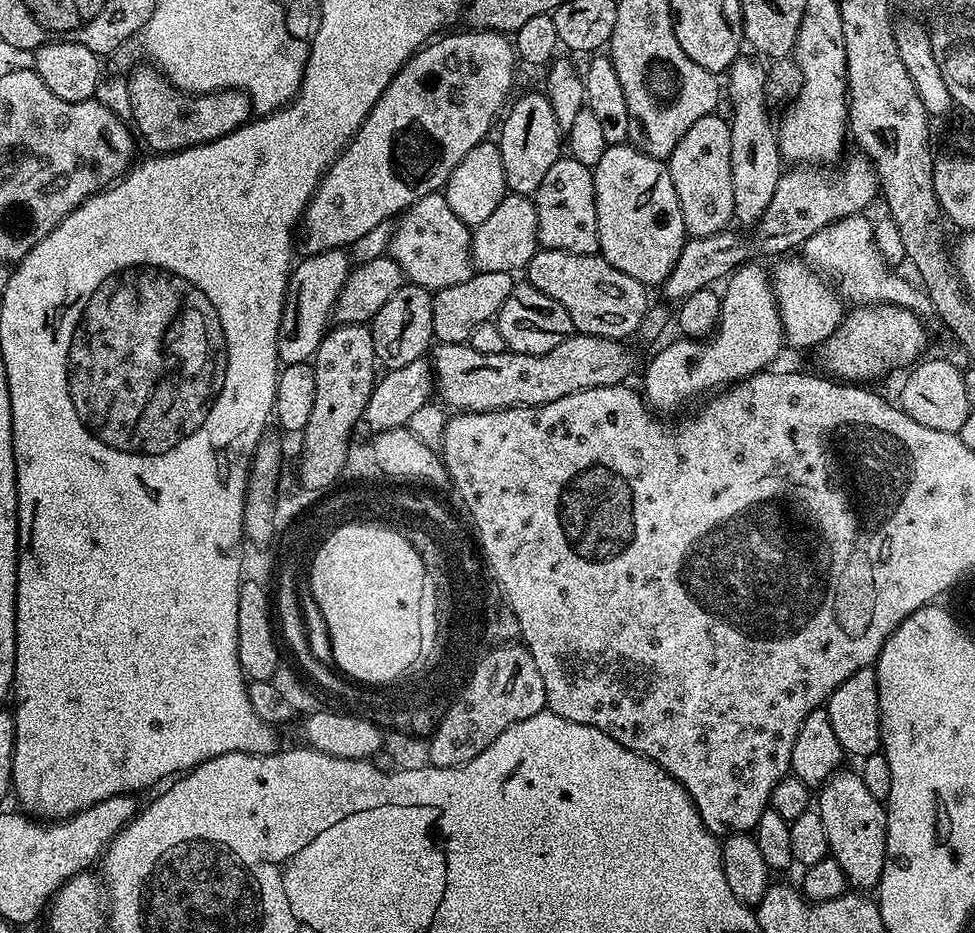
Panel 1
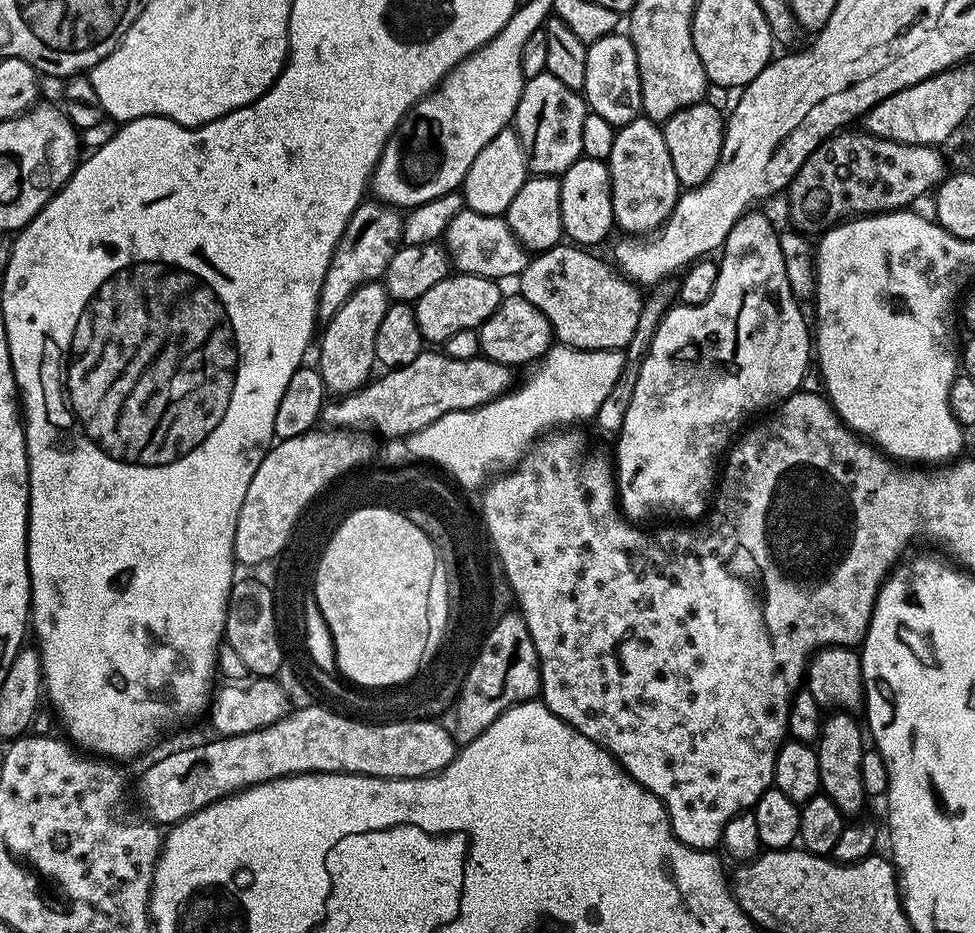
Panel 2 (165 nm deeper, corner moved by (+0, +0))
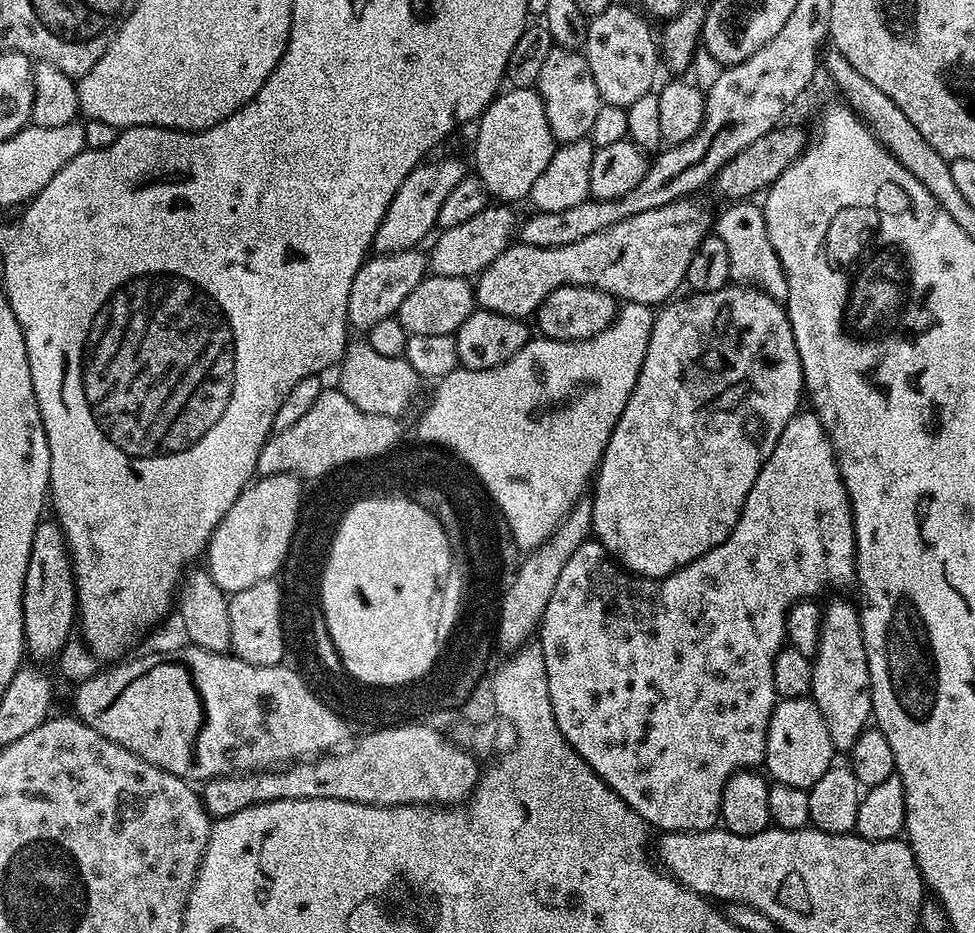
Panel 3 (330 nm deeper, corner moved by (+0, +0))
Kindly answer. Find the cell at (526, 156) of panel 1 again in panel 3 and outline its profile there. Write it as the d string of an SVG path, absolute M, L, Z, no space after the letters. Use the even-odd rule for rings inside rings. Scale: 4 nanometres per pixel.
M552 47L550 54L546 54L546 63L538 74L535 89L540 93L542 106L546 110L546 122L550 122L550 130L556 141L569 144L585 139L591 133L602 101L583 51Z

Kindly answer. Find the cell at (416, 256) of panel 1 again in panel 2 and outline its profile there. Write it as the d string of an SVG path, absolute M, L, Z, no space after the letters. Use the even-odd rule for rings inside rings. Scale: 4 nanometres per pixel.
M467 206L458 213L454 222L450 222L442 237L442 244L456 272L474 274L497 282L504 282L507 276L519 278L530 259L528 249L518 242L504 216L478 214Z

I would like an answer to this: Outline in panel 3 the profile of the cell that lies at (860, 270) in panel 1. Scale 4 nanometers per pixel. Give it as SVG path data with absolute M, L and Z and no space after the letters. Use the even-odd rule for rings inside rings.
M752 200L737 201L714 220L714 234L725 243L729 251L731 281L745 286L760 287L768 296L780 303L787 303L789 282L785 270L778 261L774 246L766 234L766 222L763 207Z

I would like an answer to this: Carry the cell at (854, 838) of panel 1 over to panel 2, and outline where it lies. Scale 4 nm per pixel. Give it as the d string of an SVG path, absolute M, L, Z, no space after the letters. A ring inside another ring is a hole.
M836 710L825 715L820 726L820 739L815 745L823 795L829 796L834 806L838 806L838 810L848 818L862 811L866 801L862 786L862 754L866 751L866 736L861 721L859 724L852 716L855 715L848 710Z

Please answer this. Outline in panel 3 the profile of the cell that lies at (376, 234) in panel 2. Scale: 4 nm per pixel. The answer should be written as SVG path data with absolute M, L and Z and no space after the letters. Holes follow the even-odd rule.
M431 160L418 165L408 175L406 182L398 186L398 194L394 194L390 206L386 206L386 214L372 239L373 253L401 252L407 248L416 248L424 239L427 241L433 235L432 228L437 227L438 210L442 210L446 194L450 194L450 190L462 182L466 168L460 160Z

